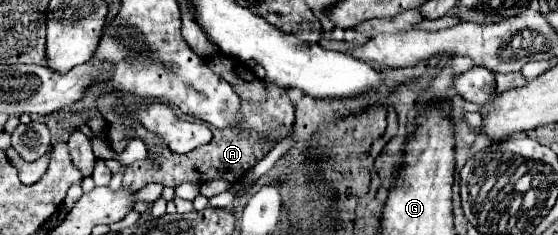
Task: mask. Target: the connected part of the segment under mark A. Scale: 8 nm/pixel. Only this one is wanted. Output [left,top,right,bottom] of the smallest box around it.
[124,53,294,191]

